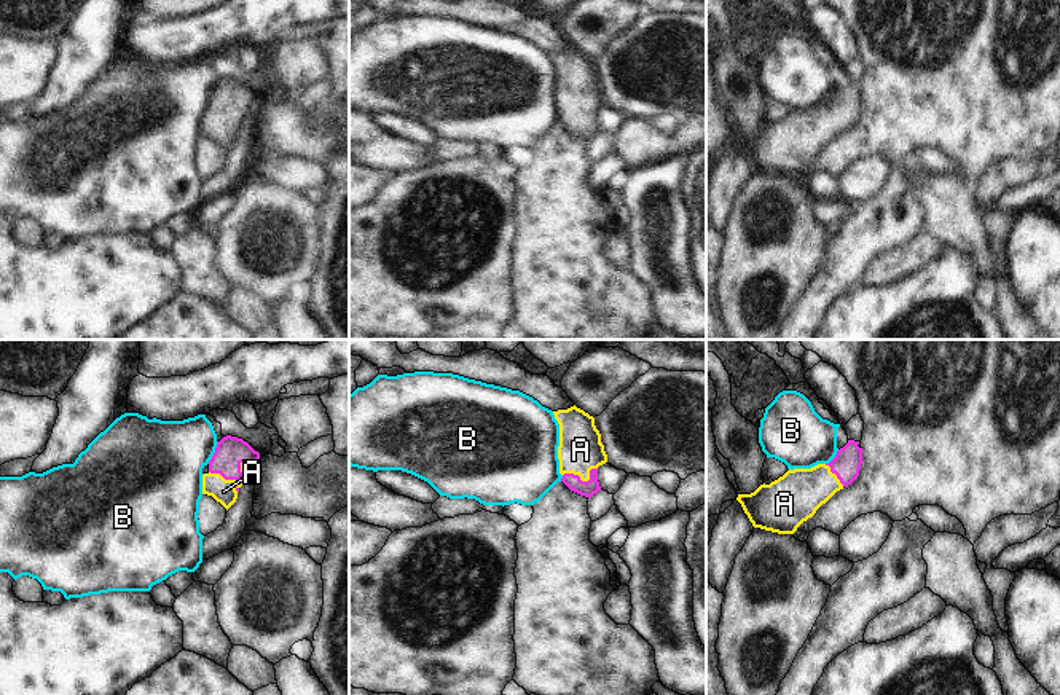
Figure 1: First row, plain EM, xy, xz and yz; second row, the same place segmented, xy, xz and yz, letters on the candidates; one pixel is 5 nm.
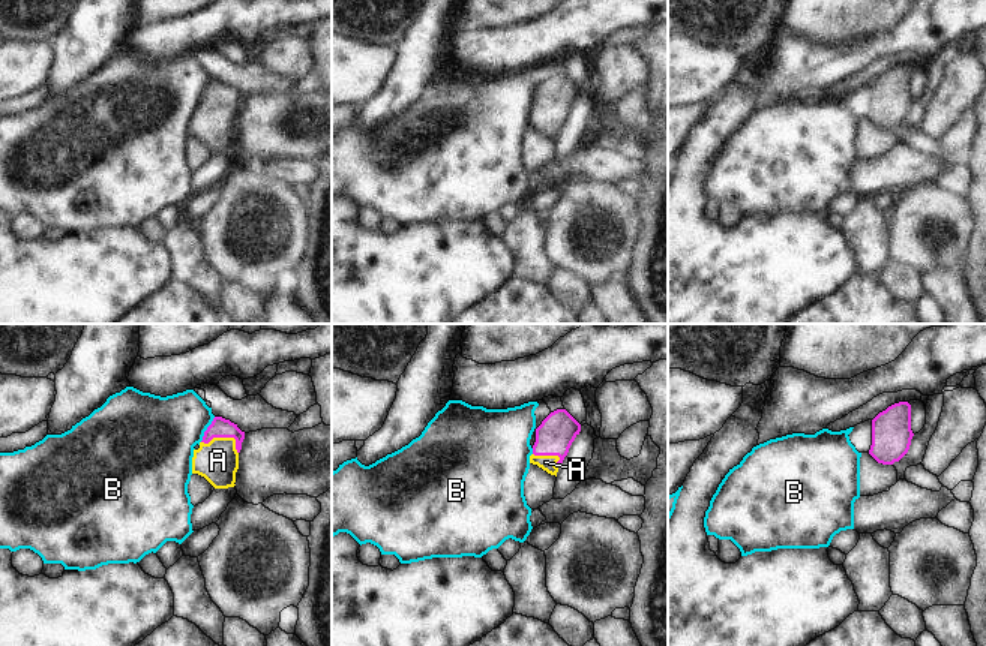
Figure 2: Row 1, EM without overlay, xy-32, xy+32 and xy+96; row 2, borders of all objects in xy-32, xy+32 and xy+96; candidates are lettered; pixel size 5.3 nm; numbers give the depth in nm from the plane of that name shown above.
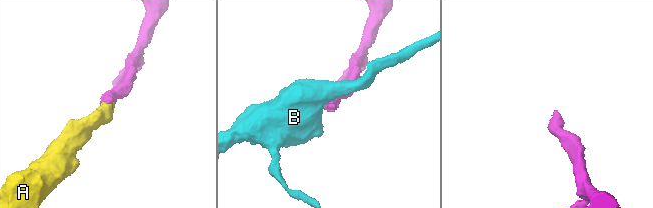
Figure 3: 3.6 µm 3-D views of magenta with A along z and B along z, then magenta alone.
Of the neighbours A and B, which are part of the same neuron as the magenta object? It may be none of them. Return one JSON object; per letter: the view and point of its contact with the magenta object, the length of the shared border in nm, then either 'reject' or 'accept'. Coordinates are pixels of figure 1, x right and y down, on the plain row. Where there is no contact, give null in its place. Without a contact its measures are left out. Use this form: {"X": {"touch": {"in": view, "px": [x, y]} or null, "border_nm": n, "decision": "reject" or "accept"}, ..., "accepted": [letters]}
{"A": {"touch": {"in": "xz", "px": [581, 123]}, "border_nm": 180, "decision": "accept"}, "B": {"touch": {"in": "xy", "px": [214, 96]}, "border_nm": 130, "decision": "reject"}, "accepted": ["A"]}

